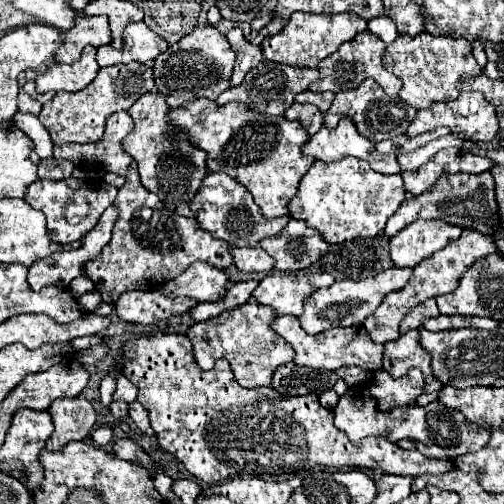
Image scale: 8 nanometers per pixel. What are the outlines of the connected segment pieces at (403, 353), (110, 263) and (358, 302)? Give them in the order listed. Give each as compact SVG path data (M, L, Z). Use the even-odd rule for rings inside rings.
M409 330L401 334L399 340L385 344L383 368L397 378L405 376L411 368L419 368L425 376L425 393L439 392L443 388L443 384L433 376L431 354L419 344L419 330Z
M135 162L131 164L127 182L119 190L115 202L119 208L119 218L115 222L111 242L97 258L83 266L83 276L95 282L95 288L105 302L113 304L129 290L161 288L163 282L177 278L197 260L219 268L227 268L233 262L227 242L221 242L201 230L195 218L185 218L167 210L157 194L143 188Z
M389 268L377 276L361 278L361 280L335 280L333 286L317 290L309 298L305 298L303 314L299 316L301 328L309 334L319 334L323 330L335 328L335 326L355 326L363 324L369 314L383 302L383 298L391 290L401 290L411 276L411 268Z

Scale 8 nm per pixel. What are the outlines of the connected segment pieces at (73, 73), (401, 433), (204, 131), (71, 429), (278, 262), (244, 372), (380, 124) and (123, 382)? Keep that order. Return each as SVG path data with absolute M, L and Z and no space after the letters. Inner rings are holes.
M87 46L83 50L83 58L79 58L73 64L51 64L51 66L47 66L47 70L35 78L37 92L47 92L47 90L77 92L77 90L89 86L99 72L95 52L97 50L93 46Z
M353 386L339 398L335 408L335 426L343 430L351 442L359 442L367 436L385 436L391 442L409 438L417 444L421 454L431 458L459 458L467 452L477 452L487 444L489 438L489 430L483 426L473 426L473 422L469 422L459 410L449 410L439 400L427 404L427 408L403 406L389 412L379 412L375 408L375 400L369 394L369 386Z
M197 98L193 102L187 102L185 106L171 108L169 110L169 122L171 128L167 134L169 140L177 138L181 132L191 140L193 146L199 150L207 152L207 168L211 172L225 172L237 182L241 182L251 194L257 206L261 208L261 214L265 218L277 218L277 216L287 216L287 204L289 200L297 194L299 180L305 176L305 172L311 168L315 158L305 158L301 154L303 144L309 140L309 134L299 122L285 120L283 116L267 116L267 114L257 114L249 106L239 104L239 102L229 102L225 106L219 106L207 98Z
M83 396L59 398L49 406L55 430L47 440L49 450L61 450L67 442L83 440L95 426L95 410Z
M289 220L283 232L277 236L265 238L259 246L275 260L275 270L305 270L317 262L329 248L321 234L301 220Z
M247 302L239 308L225 310L217 318L209 318L205 322L197 322L193 328L189 328L187 336L191 338L195 360L203 370L209 370L215 360L225 358L229 360L235 380L243 388L259 388L259 386L271 386L271 376L277 370L277 366L289 362L295 358L295 350L273 332L271 322L277 316L269 306L261 306L255 302Z
M365 80L365 82L361 82L361 86L349 90L349 92L335 94L335 100L325 114L325 126L335 128L343 116L349 116L355 122L359 134L367 136L371 142L381 142L381 140L405 134L405 130L413 122L415 114L417 114L417 110L413 106L391 100L373 80Z
M123 374L117 378L117 388L113 392L113 400L123 400L123 402L133 402L137 398L137 386L129 382Z

